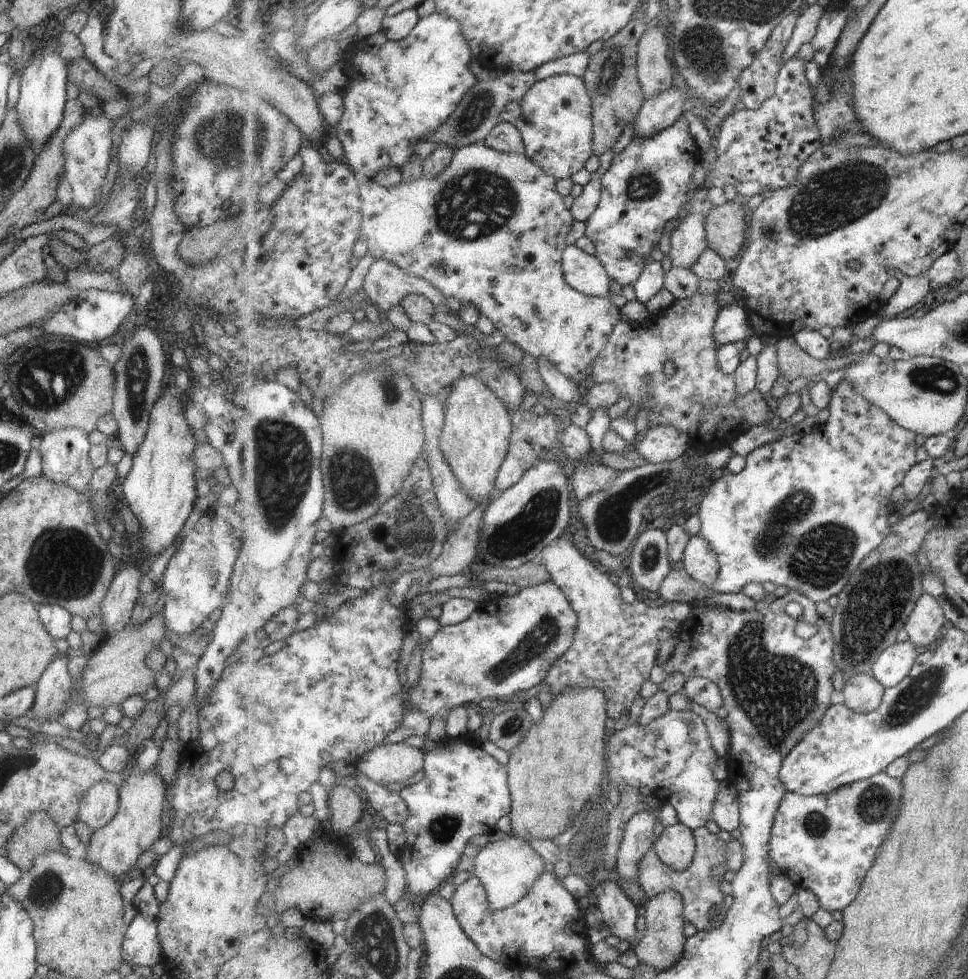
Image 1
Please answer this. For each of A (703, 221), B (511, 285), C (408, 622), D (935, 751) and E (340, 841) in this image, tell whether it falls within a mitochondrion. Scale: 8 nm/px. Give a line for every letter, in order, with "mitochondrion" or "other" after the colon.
A: other
B: other
C: other
D: other
E: other

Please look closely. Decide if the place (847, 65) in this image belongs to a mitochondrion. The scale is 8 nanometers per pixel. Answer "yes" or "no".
no

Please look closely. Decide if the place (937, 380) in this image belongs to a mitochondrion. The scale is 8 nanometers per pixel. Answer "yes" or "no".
yes

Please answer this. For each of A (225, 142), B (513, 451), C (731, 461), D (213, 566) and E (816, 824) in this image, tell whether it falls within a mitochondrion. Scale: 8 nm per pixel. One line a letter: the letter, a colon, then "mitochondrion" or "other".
A: mitochondrion
B: other
C: other
D: mitochondrion
E: mitochondrion

